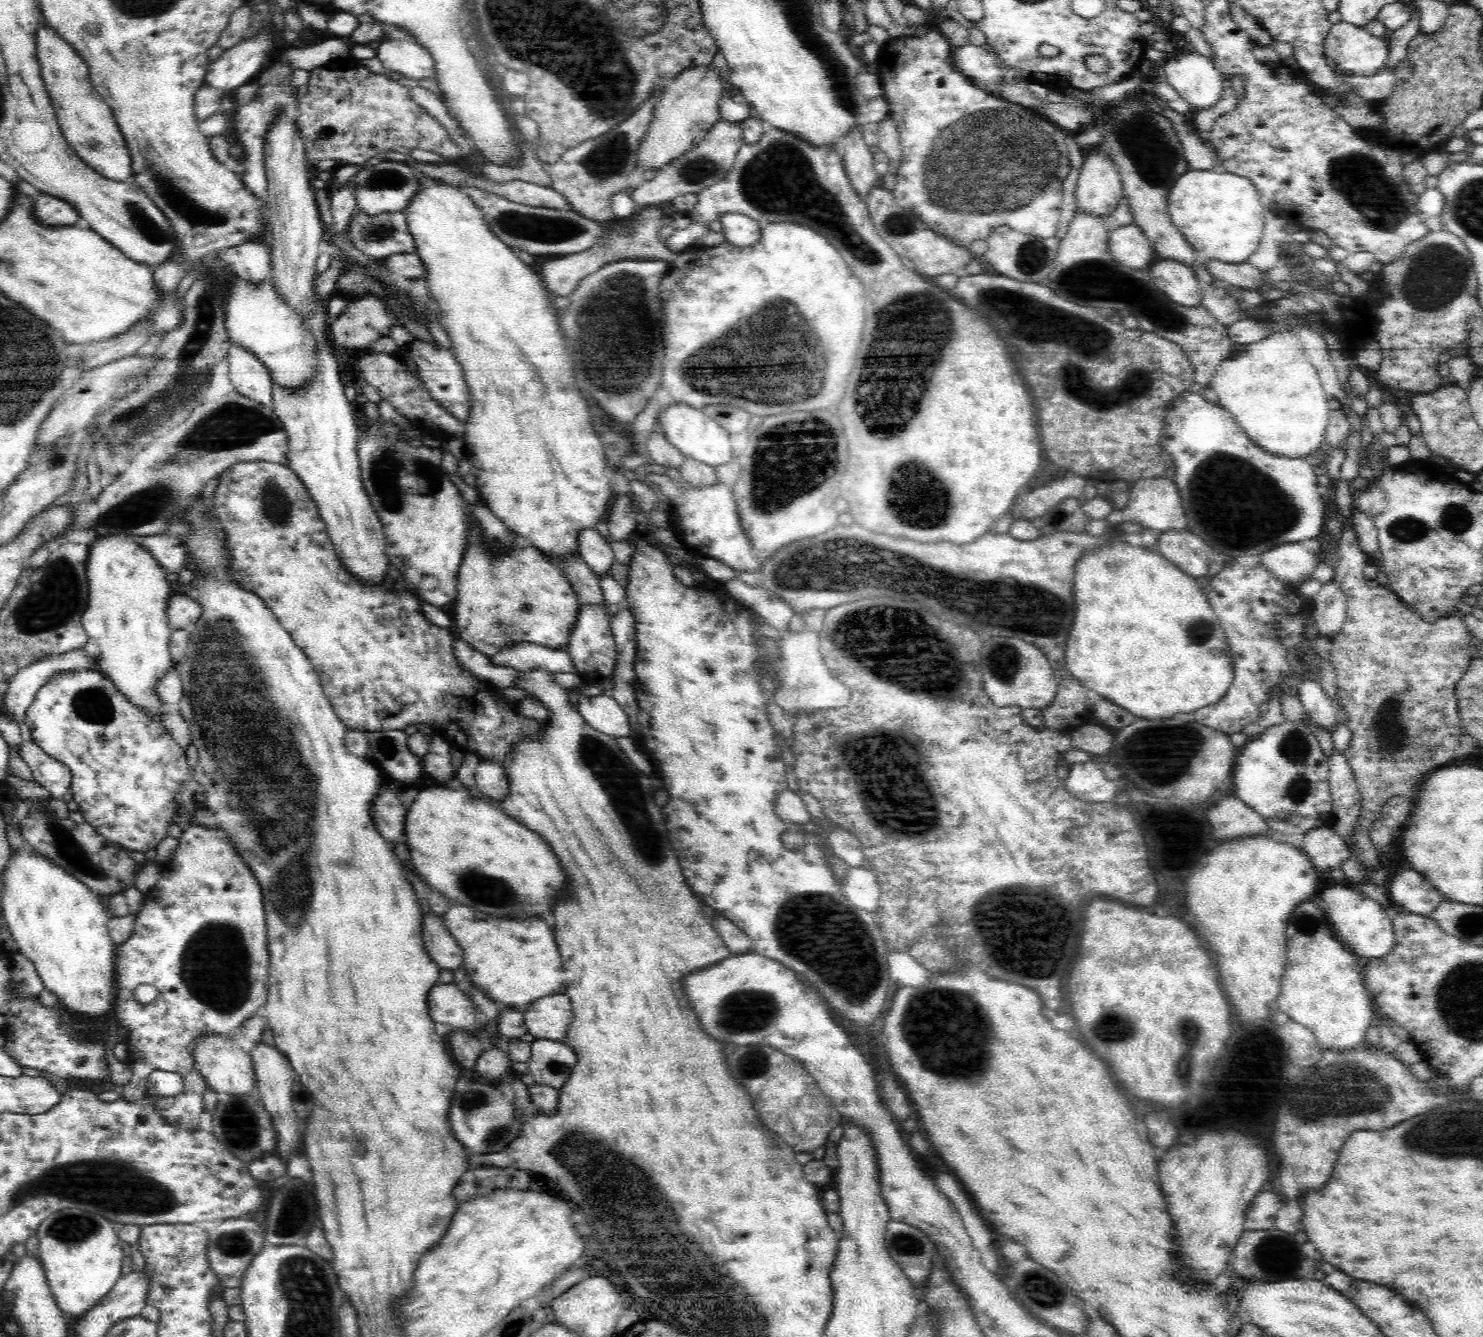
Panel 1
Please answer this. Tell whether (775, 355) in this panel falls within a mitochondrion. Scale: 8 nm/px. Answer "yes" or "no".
yes

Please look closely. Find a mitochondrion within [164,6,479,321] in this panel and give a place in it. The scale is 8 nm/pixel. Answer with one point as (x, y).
(386, 178)

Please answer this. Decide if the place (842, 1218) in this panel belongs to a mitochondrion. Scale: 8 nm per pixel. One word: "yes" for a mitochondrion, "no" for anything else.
no

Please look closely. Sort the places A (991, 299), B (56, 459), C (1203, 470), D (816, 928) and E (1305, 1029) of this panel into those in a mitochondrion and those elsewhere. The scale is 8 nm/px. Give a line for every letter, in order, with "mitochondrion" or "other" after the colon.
A: mitochondrion
B: mitochondrion
C: mitochondrion
D: mitochondrion
E: other

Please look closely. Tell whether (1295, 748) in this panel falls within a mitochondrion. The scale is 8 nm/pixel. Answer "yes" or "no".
yes

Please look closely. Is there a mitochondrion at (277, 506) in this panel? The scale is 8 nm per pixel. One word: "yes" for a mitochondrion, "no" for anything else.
yes

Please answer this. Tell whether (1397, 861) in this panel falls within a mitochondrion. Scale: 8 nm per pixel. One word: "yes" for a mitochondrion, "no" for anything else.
no

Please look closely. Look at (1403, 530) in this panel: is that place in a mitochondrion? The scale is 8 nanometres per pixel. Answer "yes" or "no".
yes

